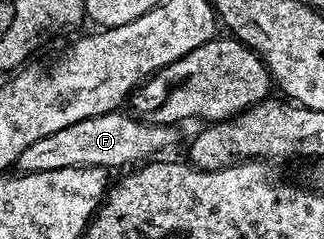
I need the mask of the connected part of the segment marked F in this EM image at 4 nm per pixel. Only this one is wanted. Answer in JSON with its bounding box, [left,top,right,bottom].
[16,110,175,173]

